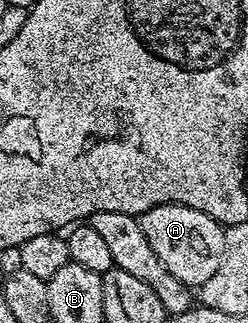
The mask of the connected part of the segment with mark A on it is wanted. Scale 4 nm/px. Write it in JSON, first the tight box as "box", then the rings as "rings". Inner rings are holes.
{"box":[138,205,223,287],"rings":[[[159,205],[139,214],[138,224],[150,251],[161,267],[174,279],[189,287],[199,287],[218,271],[223,244],[223,230],[214,219],[185,205]]]}

